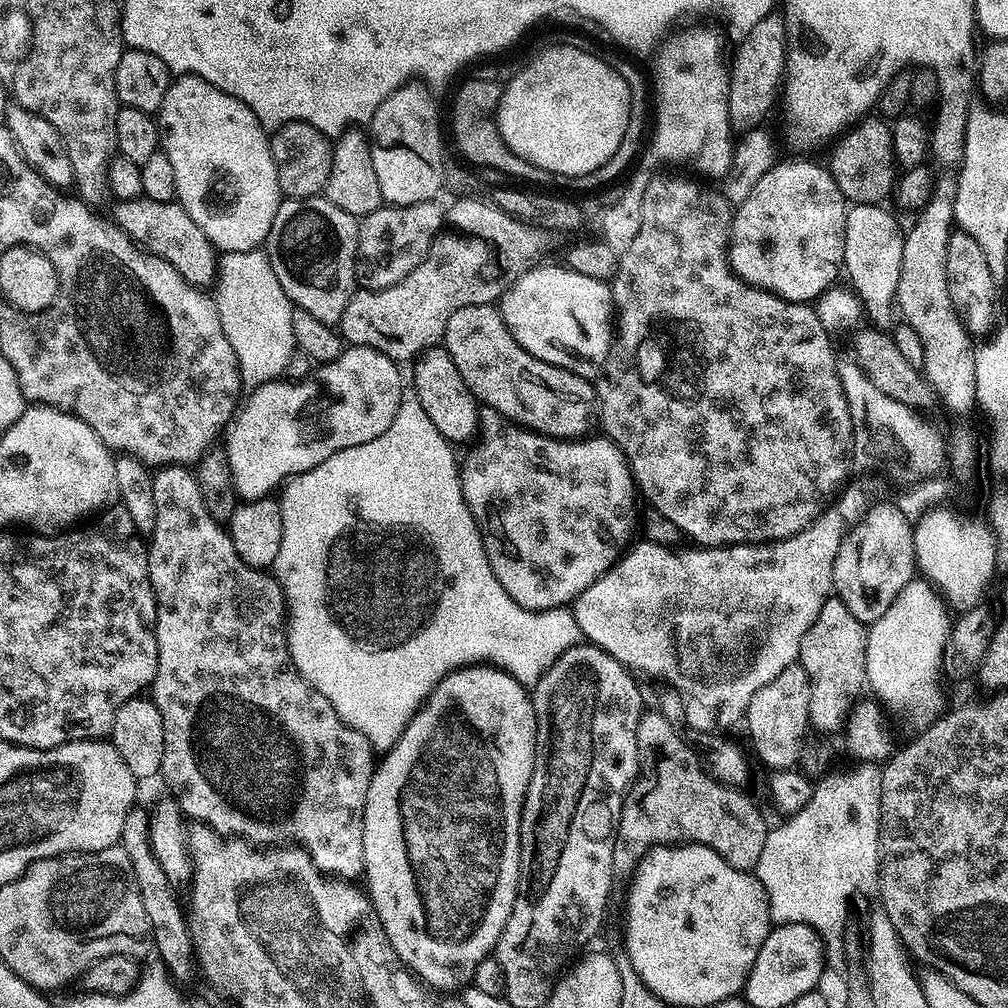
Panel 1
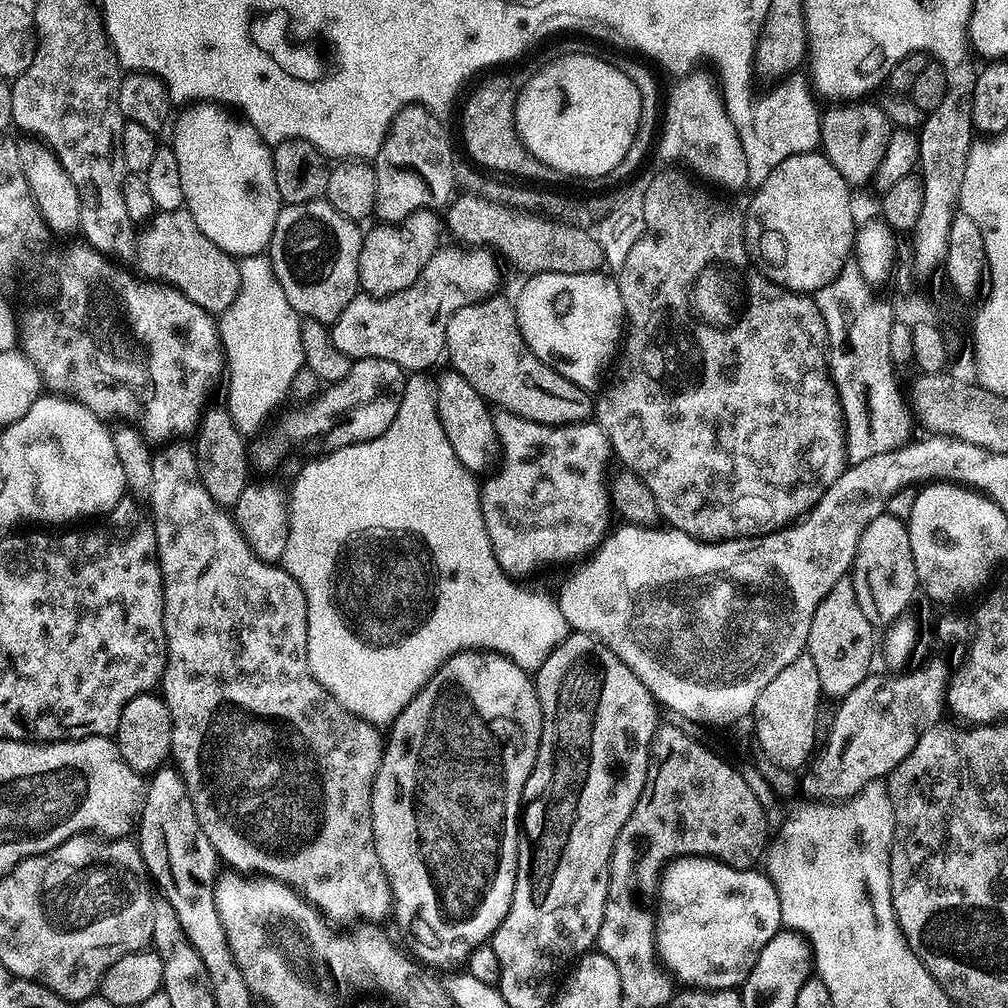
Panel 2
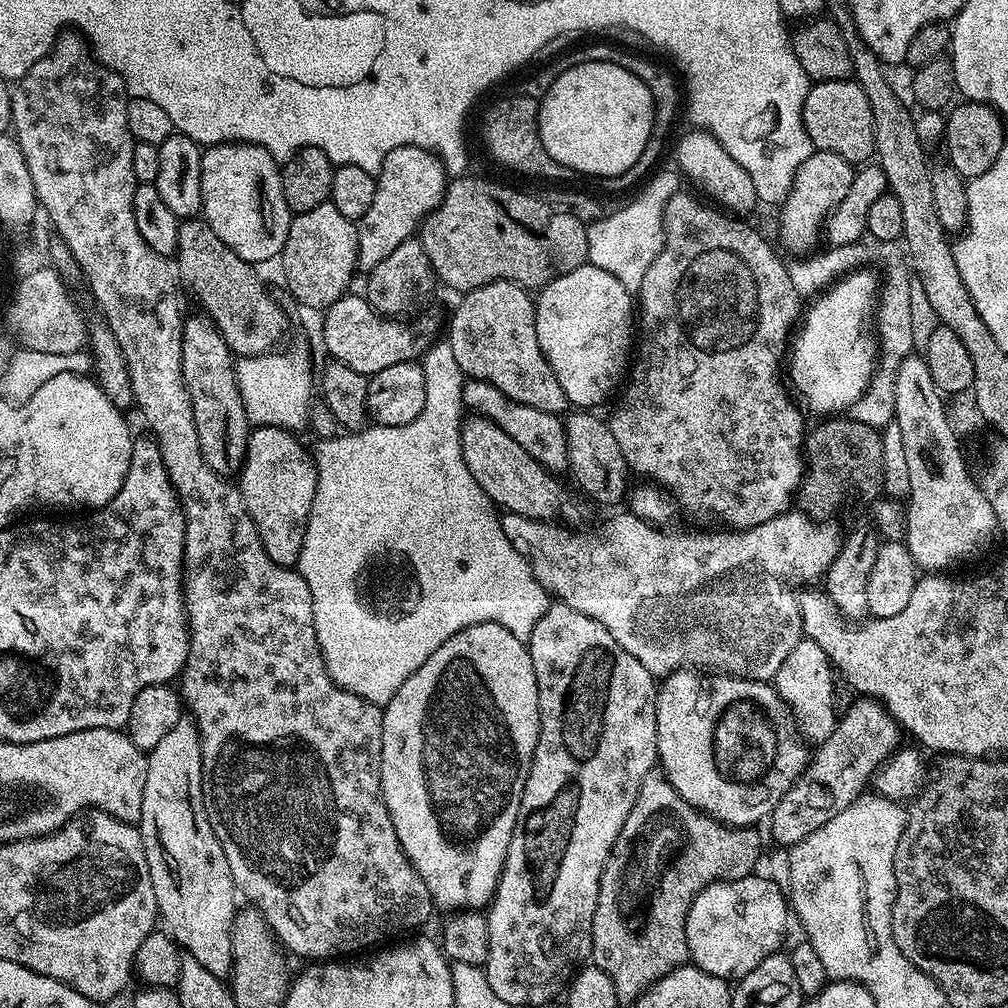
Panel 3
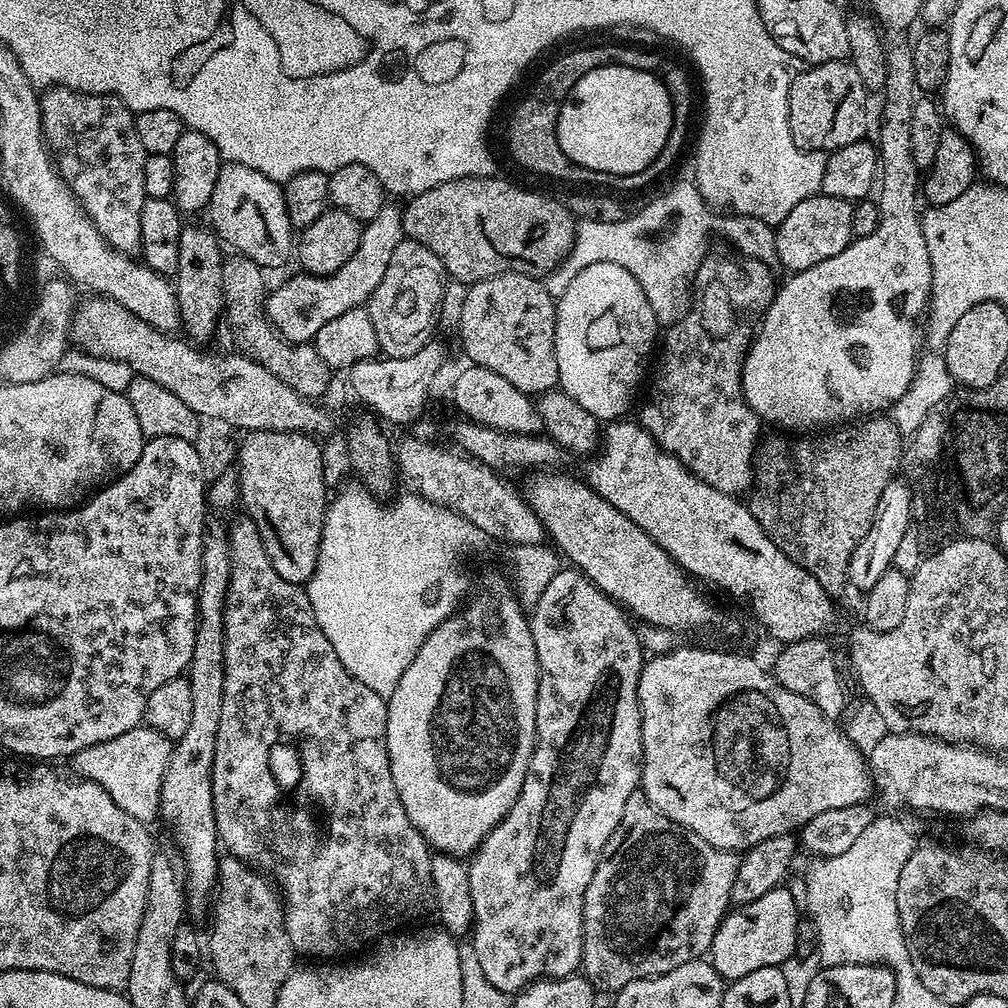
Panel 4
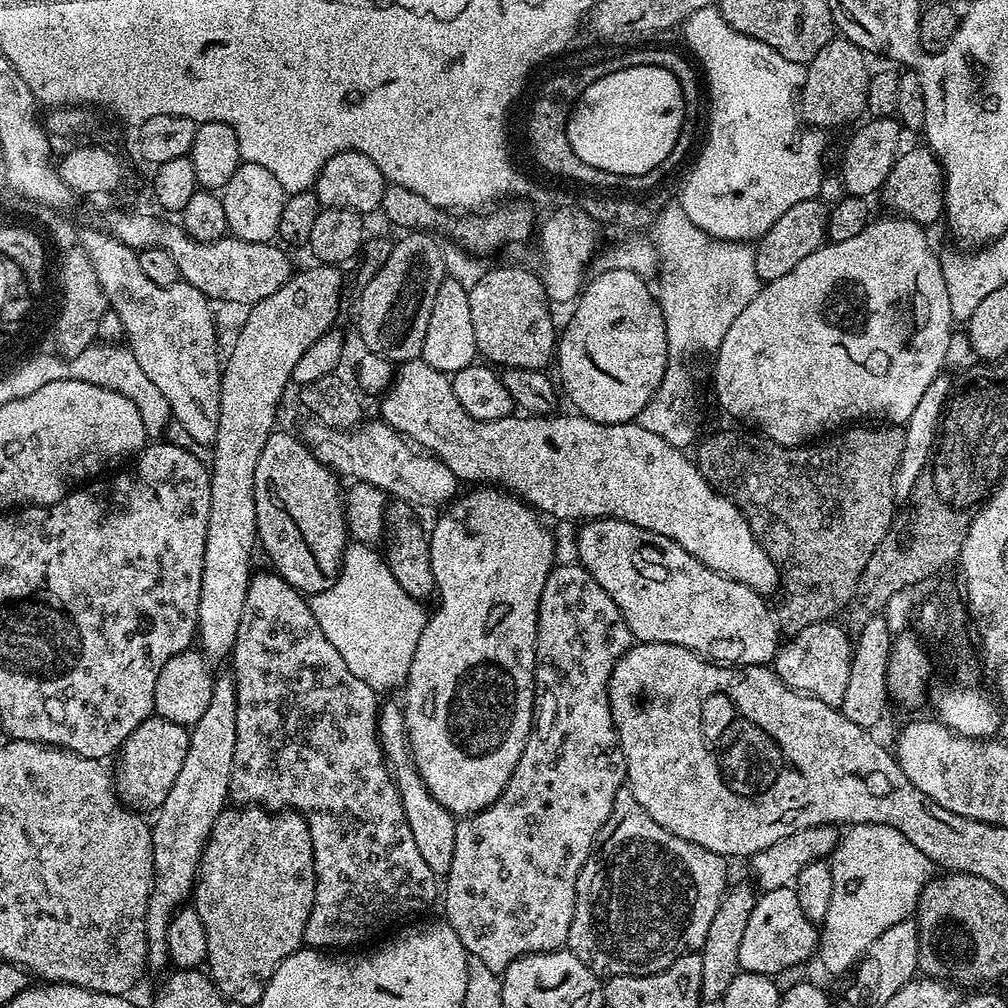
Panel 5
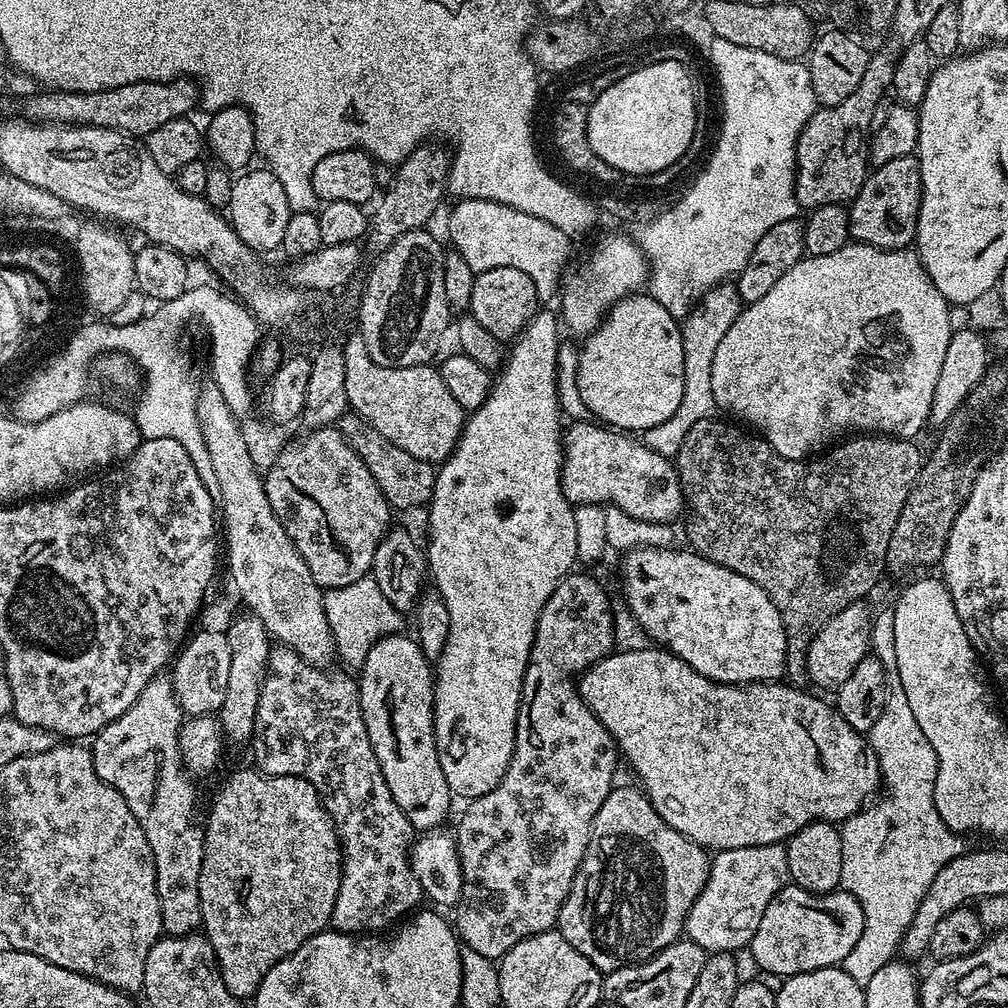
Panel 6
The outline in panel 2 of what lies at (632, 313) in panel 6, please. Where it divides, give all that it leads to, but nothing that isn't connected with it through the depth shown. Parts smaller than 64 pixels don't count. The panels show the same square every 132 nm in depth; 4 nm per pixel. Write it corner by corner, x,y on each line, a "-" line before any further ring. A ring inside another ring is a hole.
599,270
582,274
529,275
520,288
520,297
515,297
514,300
520,336
526,342
526,346
543,364
550,365
558,374
562,374
562,378
574,382
574,386
584,389
589,394
595,393
601,387
600,375
604,372
604,364
611,365
617,359
618,349
626,332
620,287
611,275
608,277
603,274
604,272

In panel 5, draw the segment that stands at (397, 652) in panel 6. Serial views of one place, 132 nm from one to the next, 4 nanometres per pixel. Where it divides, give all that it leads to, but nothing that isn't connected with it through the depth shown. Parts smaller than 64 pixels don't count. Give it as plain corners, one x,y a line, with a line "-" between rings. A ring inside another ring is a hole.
381,703
380,706
380,748
384,751
388,766
392,770
392,779
396,781
396,789
402,802
402,810
406,814
406,822
410,822
410,834
414,834
414,843
426,861
426,866
437,874
446,874
450,870
450,862
454,862
454,834
457,817
434,798
426,790
422,778
412,761
412,751
408,749
408,735
404,725
404,710
399,703

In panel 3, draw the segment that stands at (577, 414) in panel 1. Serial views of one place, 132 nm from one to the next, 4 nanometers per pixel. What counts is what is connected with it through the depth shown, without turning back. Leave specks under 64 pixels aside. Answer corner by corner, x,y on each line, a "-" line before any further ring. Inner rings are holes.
498,280
470,289
459,300
460,305
453,310
448,324
446,339
465,377
498,386
506,398
514,398
514,402
522,402
522,406
567,413
570,405
566,390
562,390
558,378
554,378
554,370
550,370
542,346
538,346
536,306
529,289

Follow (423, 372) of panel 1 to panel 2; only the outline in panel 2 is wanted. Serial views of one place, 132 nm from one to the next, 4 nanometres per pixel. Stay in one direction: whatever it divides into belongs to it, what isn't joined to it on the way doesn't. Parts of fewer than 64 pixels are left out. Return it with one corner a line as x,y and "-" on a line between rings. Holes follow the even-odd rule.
448,370
444,377
439,377
436,386
438,402
438,418
442,422
442,430
446,430
446,438
450,446
454,446
454,454
458,454
458,462
466,466
473,474
481,474
487,468
495,469
501,459
500,439
494,430
492,421
493,409
484,400
462,374

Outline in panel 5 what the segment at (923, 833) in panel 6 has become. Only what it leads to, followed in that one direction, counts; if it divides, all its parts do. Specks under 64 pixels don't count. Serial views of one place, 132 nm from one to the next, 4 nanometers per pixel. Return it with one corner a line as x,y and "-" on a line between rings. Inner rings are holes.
853,824
850,832
862,839
868,840
864,848
872,852
876,844
880,844
880,852
872,856
865,872
855,872
852,868
844,868
844,860
840,854
833,855
830,863
834,874
834,894
830,894
830,910
826,910
826,918
818,932
818,960
824,963
828,972
844,972
855,969
860,963
860,957
890,926
909,919
915,913
920,903
921,885
900,884
900,880
892,872
884,872
880,876
880,864
884,868
893,868
900,872
905,868
912,872
916,868
918,853
914,842
906,838
906,834
898,834
898,830
887,828
881,824

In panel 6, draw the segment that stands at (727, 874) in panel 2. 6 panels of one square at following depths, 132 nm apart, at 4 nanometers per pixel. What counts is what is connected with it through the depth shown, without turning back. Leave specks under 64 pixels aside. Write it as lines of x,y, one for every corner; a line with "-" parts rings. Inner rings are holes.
785,886
780,893
766,906
762,918
758,922
758,930
754,934
750,945
750,953
756,959
756,964
764,972
772,976
787,978
794,974
802,974
810,970
835,968
843,965
846,954
858,946
858,938
862,938
864,929
864,915
858,898
849,892
837,890
835,892
807,892
795,886

